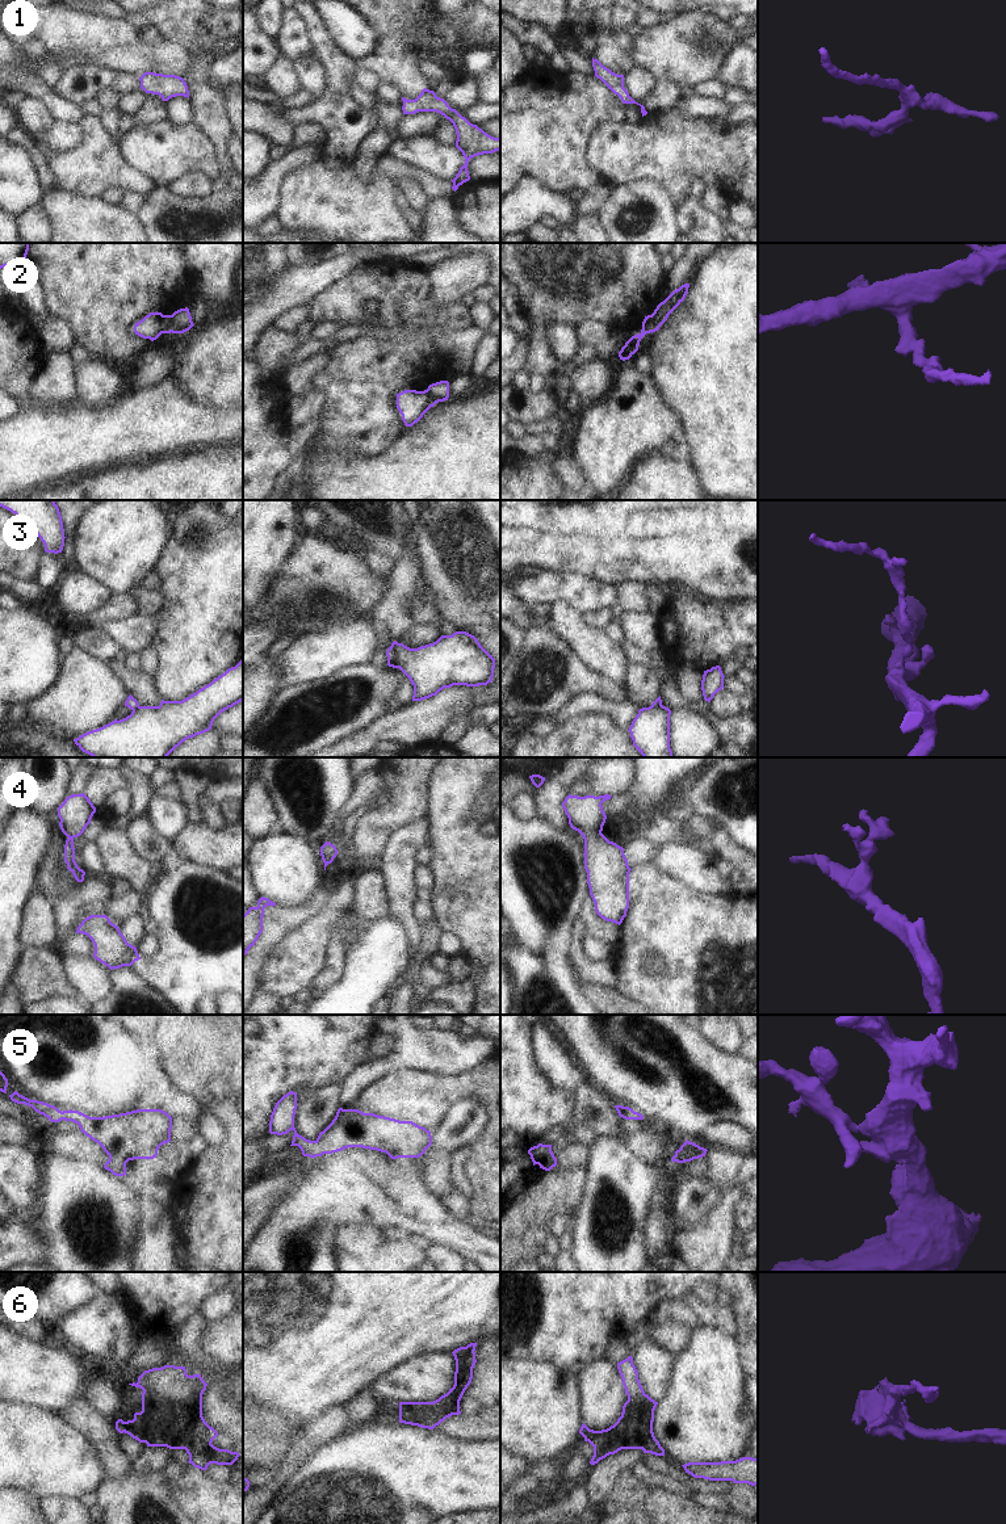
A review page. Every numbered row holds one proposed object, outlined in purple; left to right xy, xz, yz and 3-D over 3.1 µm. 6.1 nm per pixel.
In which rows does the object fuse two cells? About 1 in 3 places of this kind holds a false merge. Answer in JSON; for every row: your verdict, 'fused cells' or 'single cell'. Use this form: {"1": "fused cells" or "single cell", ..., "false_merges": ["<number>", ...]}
{"1": "single cell", "2": "fused cells", "3": "fused cells", "4": "single cell", "5": "single cell", "6": "fused cells", "false_merges": ["2", "3", "6"]}

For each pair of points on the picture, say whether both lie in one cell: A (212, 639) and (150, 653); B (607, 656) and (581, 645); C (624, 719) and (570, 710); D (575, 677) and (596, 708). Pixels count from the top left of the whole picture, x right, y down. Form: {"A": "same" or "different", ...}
{"A": "different", "B": "same", "C": "same", "D": "different"}

